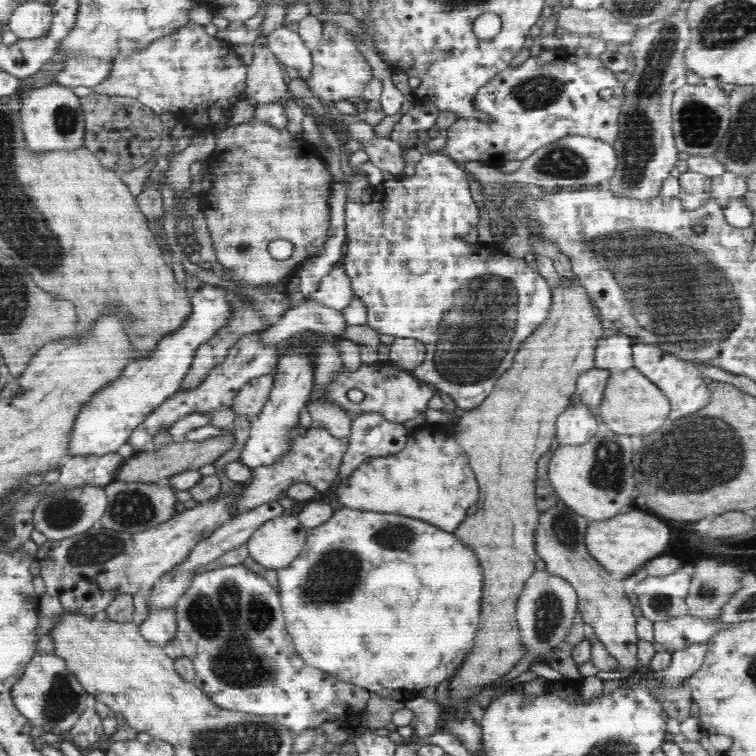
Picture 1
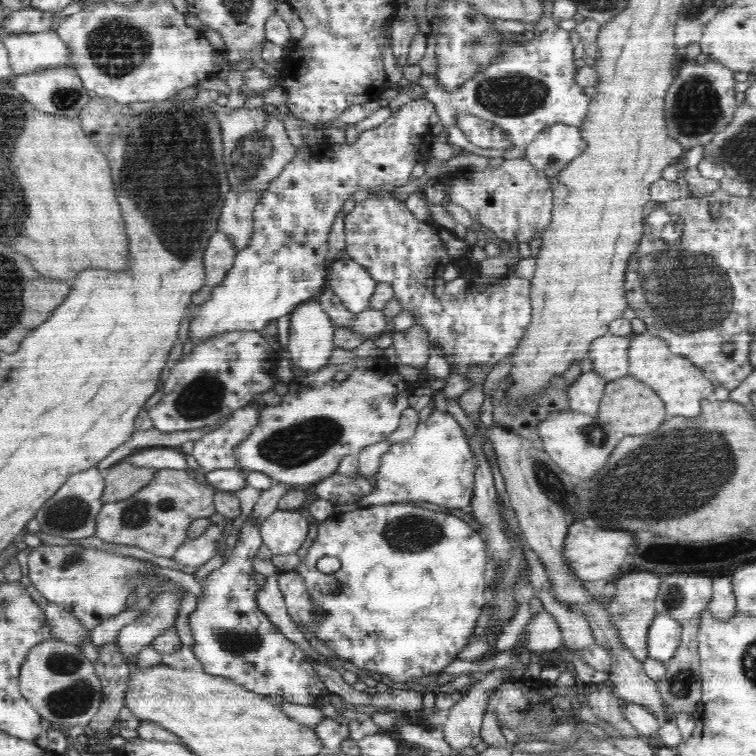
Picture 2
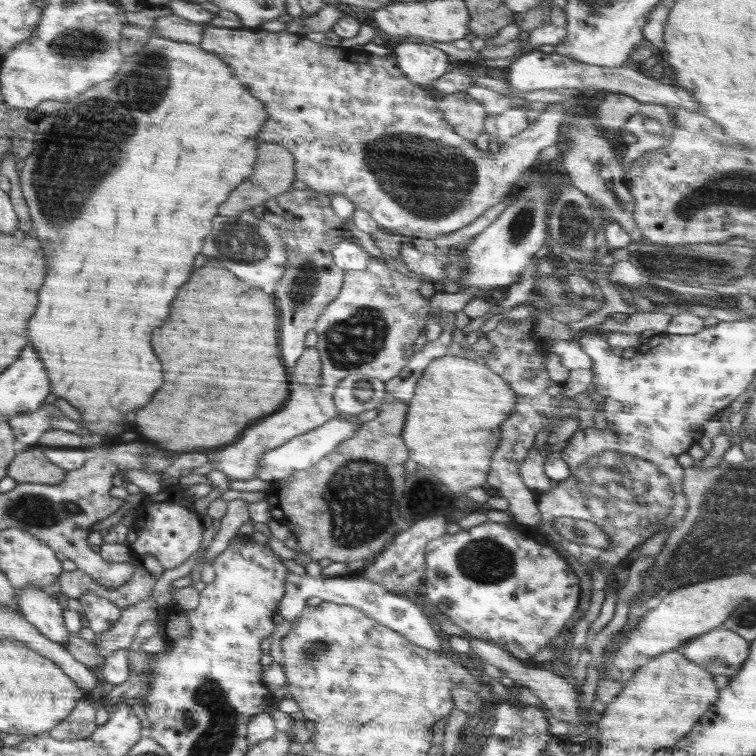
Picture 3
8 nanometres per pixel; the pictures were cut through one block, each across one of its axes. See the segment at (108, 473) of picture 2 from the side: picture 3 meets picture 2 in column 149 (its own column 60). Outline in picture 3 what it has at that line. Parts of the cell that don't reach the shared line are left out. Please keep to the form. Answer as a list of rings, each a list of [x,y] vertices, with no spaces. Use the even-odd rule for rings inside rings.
[[[25,447],[18,453],[7,469],[7,476],[18,483],[60,484],[67,470],[48,460],[40,447]]]

